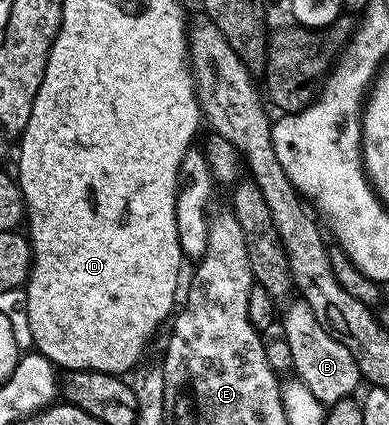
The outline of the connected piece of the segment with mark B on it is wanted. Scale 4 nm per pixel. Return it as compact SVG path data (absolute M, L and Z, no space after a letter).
M302 299L296 301L287 311L287 315L282 316L283 337L287 340L287 349L291 352L291 361L295 364L294 376L302 381L303 385L309 389L313 399L317 400L324 407L338 404L339 401L348 400L351 393L358 385L361 385L359 368L349 351L321 323L317 323L317 315L309 311L309 307Z

